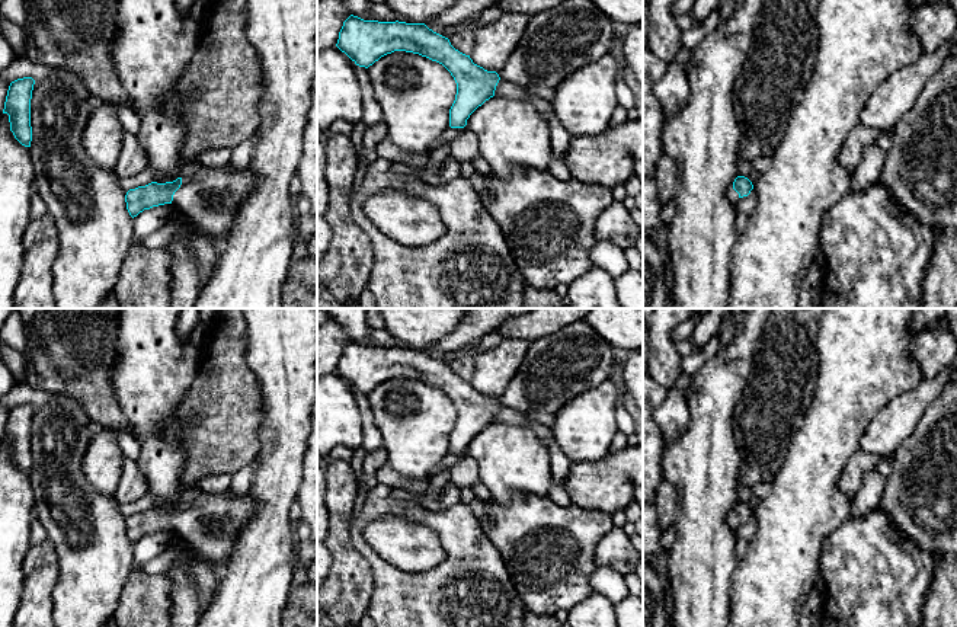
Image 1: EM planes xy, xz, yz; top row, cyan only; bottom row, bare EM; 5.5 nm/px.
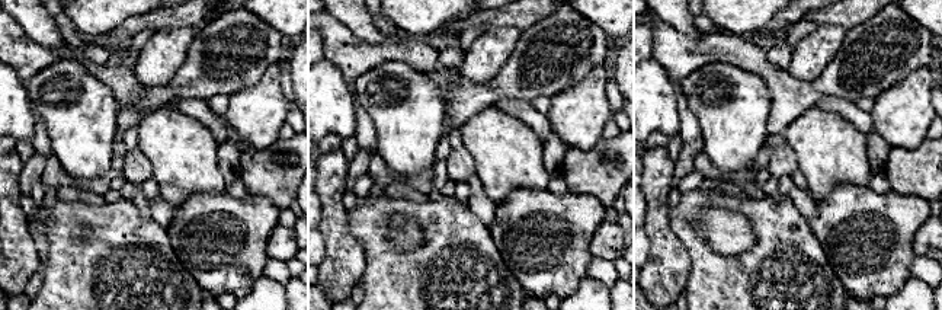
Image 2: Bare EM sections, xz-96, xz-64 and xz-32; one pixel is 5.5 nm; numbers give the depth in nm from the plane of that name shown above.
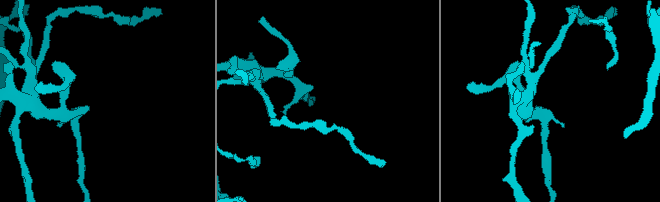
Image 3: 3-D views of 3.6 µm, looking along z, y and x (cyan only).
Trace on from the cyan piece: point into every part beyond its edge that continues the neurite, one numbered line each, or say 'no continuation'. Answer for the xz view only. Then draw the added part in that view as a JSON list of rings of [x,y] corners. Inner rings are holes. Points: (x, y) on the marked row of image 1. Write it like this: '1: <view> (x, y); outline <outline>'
1: xz (559, 41); outline [[[566,0],[529,16],[525,33],[500,79],[556,89],[605,54],[617,52],[614,22],[590,0]]]

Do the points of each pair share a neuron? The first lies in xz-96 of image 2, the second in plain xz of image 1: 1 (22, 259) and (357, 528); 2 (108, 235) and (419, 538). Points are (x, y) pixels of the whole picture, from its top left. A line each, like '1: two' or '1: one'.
1: two
2: two

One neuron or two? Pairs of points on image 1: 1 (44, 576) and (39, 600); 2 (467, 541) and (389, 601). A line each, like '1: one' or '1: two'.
1: one
2: one

